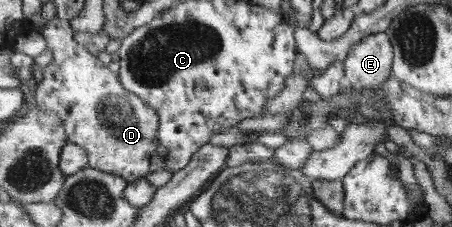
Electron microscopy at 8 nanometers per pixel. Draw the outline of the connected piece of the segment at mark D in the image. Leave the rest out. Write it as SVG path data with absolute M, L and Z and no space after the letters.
M55 16L47 26L43 26L36 36L46 43L51 51L53 60L43 69L42 81L35 91L36 102L39 106L49 107L59 113L65 121L65 131L71 143L78 144L87 150L89 165L109 174L121 175L128 182L143 179L151 172L165 169L165 159L159 154L159 126L161 117L157 111L145 103L141 95L125 89L121 83L120 74L113 72L107 64L100 62L83 44L73 40L74 30L69 19Z

